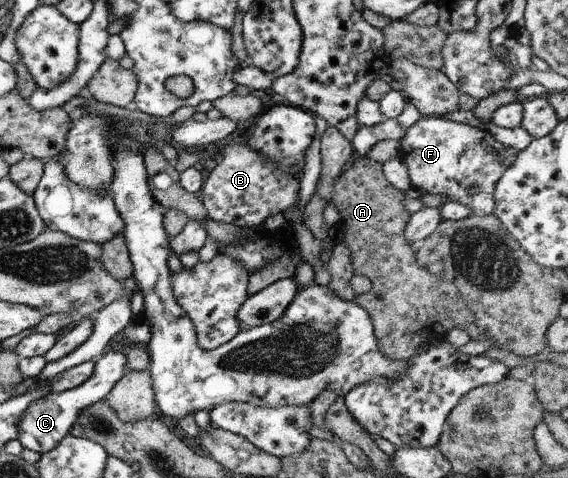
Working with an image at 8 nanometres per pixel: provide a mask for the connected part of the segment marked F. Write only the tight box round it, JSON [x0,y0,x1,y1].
[398,116,518,215]

